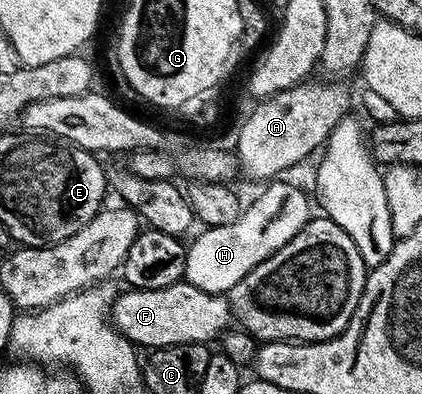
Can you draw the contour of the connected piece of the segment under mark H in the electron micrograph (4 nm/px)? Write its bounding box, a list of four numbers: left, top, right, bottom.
[190,180,310,296]

